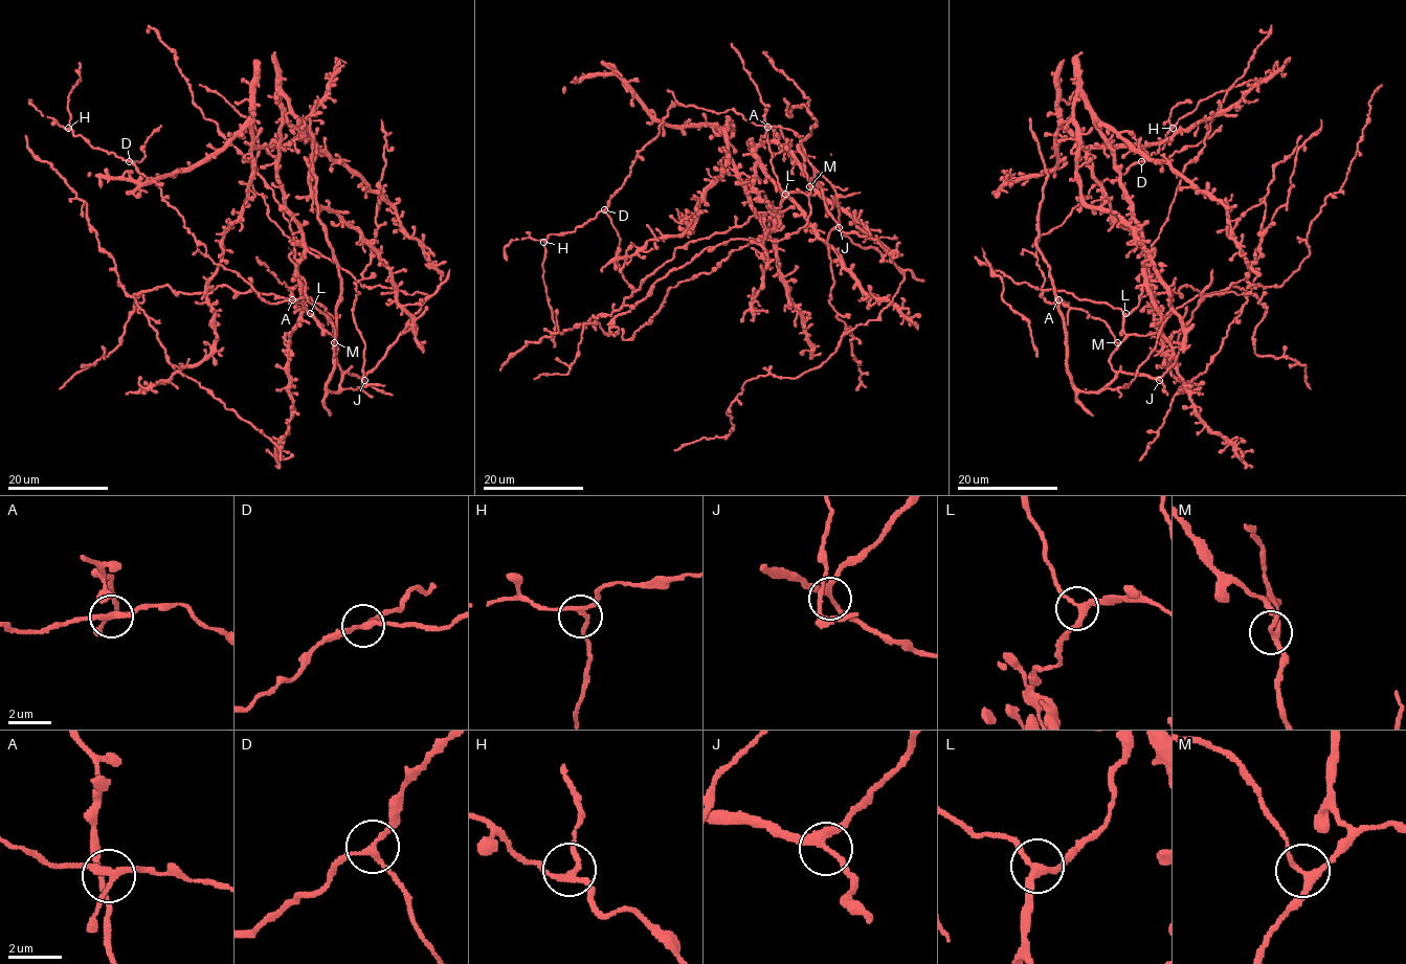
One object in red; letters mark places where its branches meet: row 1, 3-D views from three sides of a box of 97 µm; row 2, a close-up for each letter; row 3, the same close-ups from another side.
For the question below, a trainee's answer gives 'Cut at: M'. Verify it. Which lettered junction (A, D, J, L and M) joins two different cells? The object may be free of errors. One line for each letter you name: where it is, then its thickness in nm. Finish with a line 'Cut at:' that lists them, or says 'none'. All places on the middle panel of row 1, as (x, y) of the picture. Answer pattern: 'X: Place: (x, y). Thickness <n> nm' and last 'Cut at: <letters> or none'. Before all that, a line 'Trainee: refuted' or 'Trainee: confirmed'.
Trainee: refuted
Cut at: none

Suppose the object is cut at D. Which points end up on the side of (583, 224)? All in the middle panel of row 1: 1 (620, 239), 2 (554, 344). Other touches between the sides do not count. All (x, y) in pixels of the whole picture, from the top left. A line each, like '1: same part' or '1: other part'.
1: same part
2: same part

